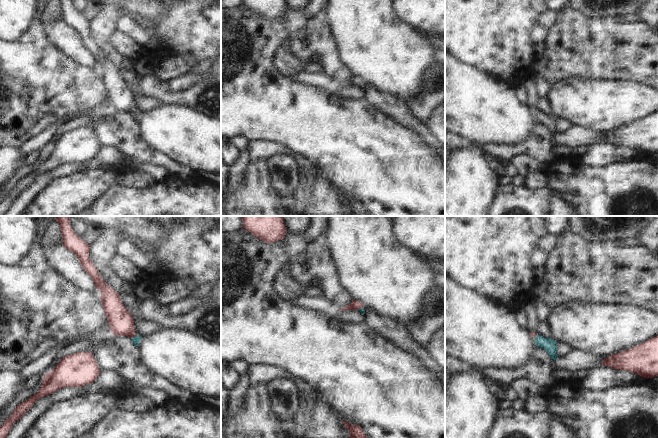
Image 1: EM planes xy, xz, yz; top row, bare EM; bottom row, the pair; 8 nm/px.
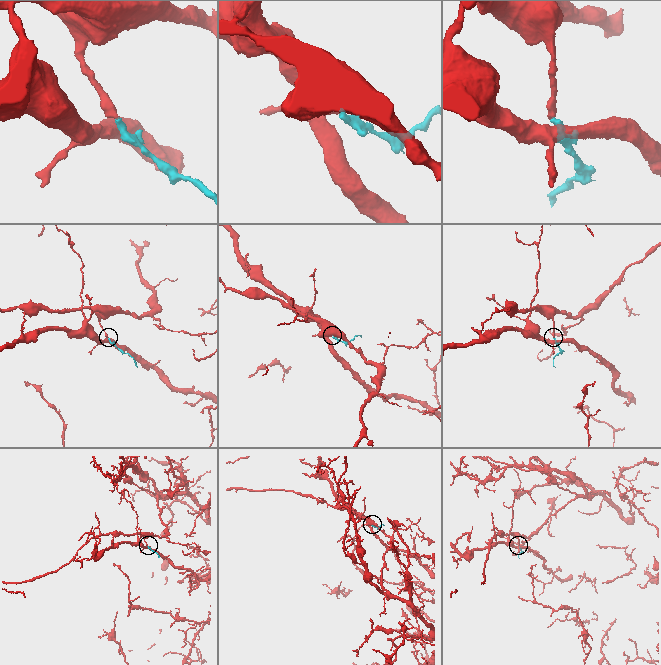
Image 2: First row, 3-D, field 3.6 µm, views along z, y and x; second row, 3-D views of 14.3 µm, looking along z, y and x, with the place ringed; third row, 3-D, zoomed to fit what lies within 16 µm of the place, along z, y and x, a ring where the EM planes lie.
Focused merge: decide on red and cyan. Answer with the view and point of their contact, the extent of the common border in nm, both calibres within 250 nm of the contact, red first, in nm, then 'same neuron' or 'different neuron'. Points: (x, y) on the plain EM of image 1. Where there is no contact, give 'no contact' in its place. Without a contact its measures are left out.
xy (134, 112) | 70 nm | 200/70 nm | same neuron

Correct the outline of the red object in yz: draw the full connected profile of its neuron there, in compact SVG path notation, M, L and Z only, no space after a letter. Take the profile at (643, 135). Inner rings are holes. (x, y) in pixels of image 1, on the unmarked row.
M658 111L605 134L602 142L630 147L647 155L658 152Z

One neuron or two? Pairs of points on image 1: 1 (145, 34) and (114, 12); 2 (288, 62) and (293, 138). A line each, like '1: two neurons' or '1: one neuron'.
1: two neurons
2: two neurons

